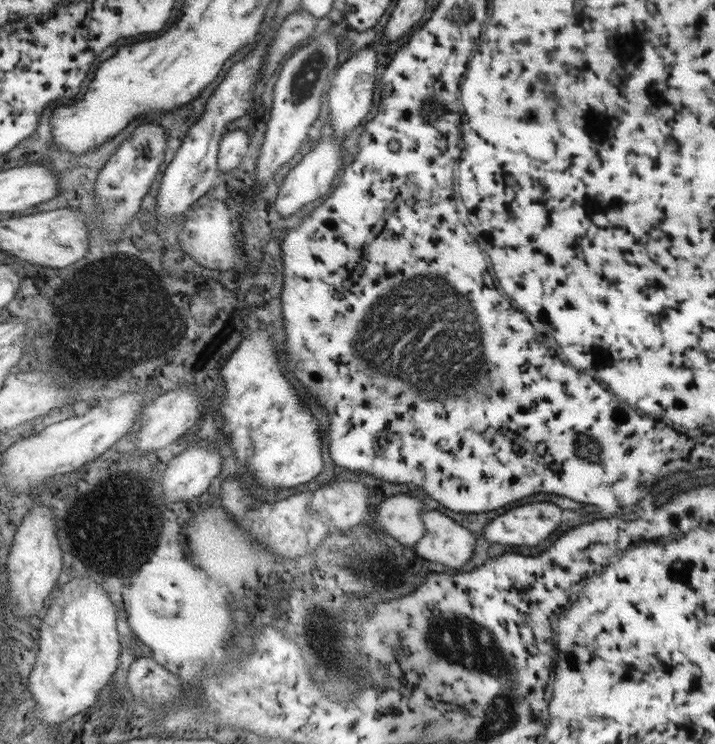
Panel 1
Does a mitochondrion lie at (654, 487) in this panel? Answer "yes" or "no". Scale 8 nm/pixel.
no

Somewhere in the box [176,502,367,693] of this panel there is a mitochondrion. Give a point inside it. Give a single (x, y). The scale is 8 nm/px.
(330, 628)

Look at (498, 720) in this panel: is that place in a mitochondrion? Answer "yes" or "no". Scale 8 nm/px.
yes

